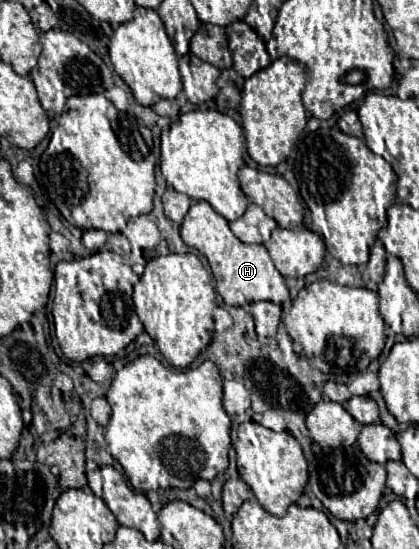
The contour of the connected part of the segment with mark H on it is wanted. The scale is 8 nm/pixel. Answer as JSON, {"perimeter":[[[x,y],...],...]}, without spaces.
{"perimeter":[[[196,201],[190,205],[188,215],[180,227],[182,241],[198,249],[210,263],[212,275],[216,279],[216,291],[222,295],[228,307],[246,307],[254,301],[284,303],[290,295],[284,285],[284,277],[274,267],[264,245],[246,245],[228,227],[228,221],[218,215],[206,201]]]}

